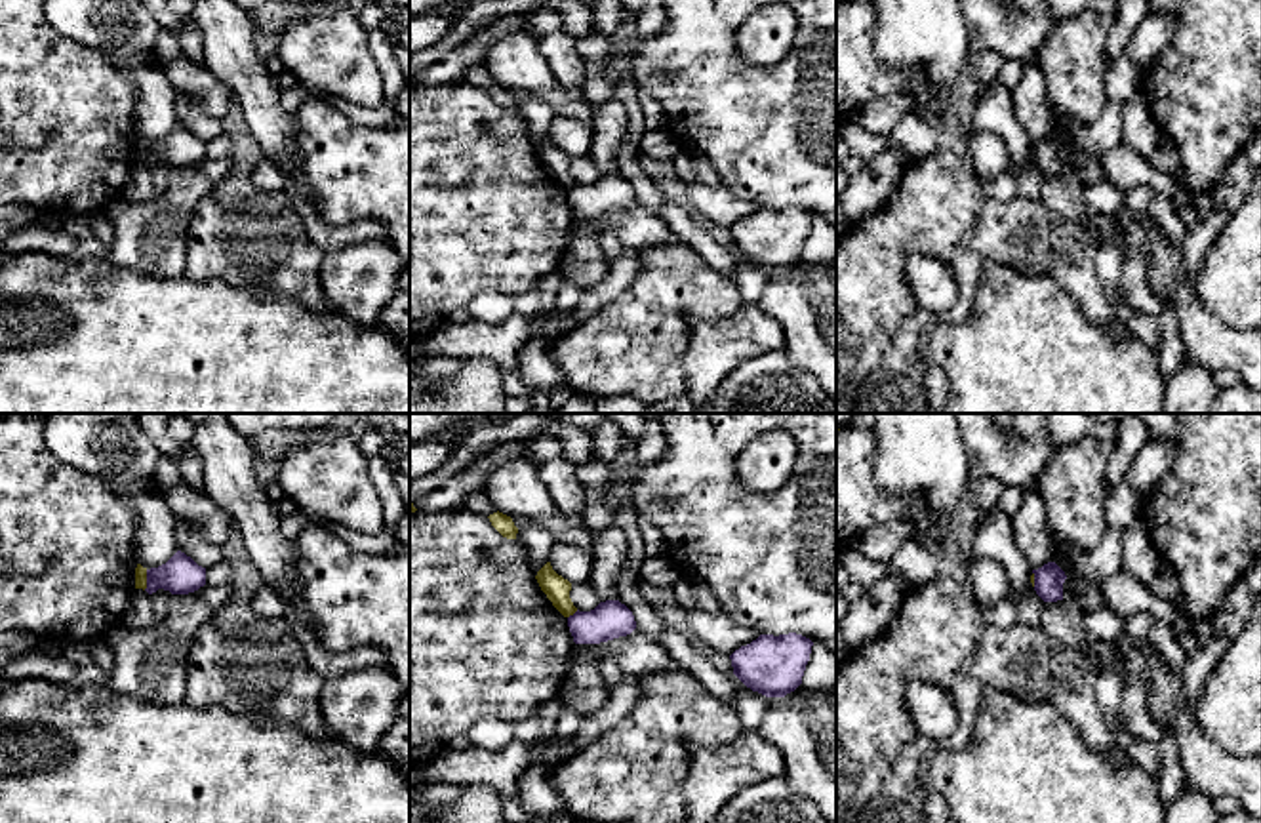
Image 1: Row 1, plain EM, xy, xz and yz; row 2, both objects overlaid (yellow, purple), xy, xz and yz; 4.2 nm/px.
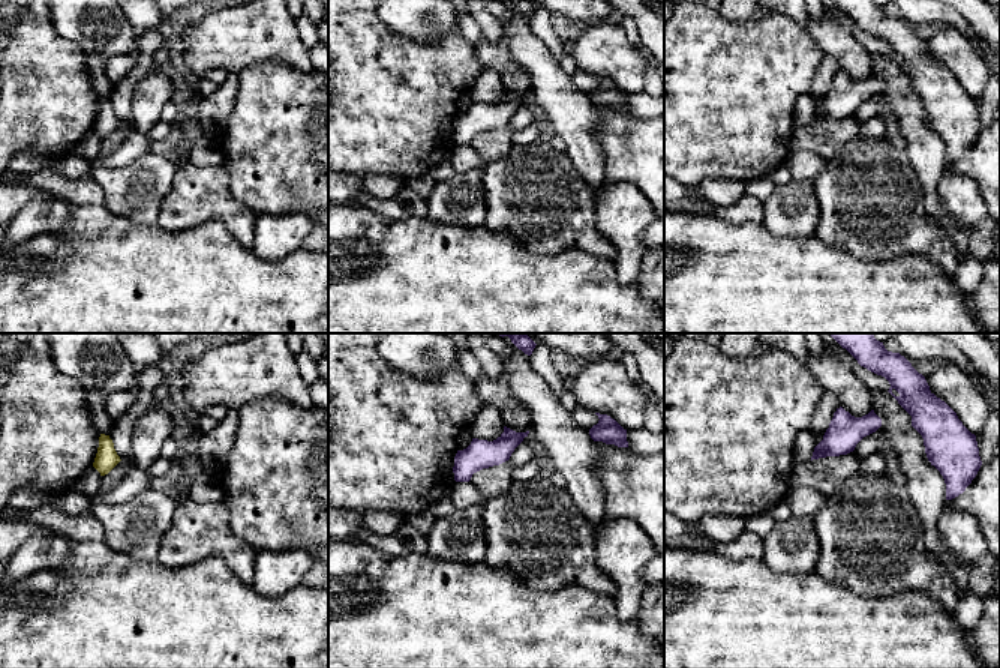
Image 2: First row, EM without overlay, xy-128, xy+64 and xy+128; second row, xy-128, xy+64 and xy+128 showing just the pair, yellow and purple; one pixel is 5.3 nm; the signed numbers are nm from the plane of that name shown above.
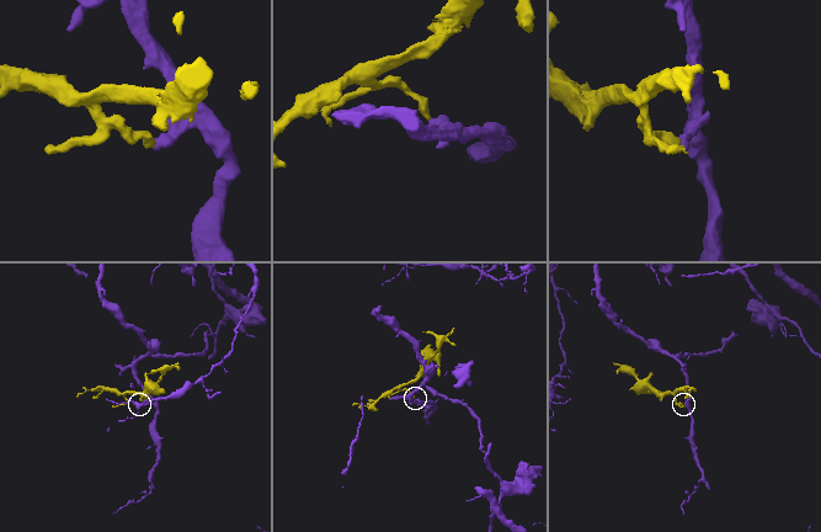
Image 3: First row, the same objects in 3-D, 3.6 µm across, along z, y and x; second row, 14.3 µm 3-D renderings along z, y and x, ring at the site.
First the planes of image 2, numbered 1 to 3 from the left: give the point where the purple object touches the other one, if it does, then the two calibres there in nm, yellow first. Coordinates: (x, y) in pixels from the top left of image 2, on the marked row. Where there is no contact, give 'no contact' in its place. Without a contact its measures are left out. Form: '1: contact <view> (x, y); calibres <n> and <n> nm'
1: no contact
2: no contact
3: no contact

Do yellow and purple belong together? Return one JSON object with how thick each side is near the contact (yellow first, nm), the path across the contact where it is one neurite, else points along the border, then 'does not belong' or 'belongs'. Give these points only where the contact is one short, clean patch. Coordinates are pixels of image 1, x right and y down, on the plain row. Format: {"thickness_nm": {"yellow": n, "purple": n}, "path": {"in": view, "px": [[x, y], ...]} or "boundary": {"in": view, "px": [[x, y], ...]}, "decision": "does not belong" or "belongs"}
{"thickness_nm": {"yellow": 50, "purple": 160}, "boundary": {"in": "xy", "px": [[147, 143], [147, 159], [143, 162]]}, "decision": "does not belong"}

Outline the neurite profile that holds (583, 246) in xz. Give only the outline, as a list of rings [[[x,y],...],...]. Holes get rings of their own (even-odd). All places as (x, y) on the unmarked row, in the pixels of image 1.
[[[575,217],[571,240],[566,251],[570,261],[587,263],[604,259],[598,236],[590,223],[592,217]]]

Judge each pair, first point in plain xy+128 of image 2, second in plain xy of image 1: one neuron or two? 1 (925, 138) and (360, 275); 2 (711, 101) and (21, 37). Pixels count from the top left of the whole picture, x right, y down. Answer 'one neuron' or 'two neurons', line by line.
1: two neurons
2: one neuron

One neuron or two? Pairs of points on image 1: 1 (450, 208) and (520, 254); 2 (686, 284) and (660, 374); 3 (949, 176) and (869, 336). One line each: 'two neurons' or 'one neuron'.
1: one neuron
2: one neuron
3: one neuron

